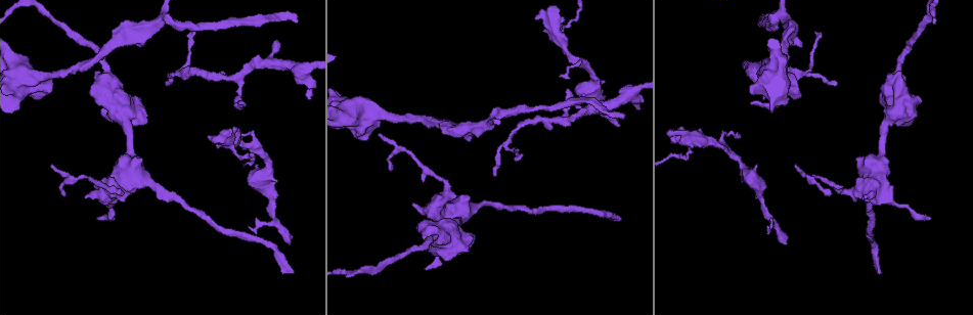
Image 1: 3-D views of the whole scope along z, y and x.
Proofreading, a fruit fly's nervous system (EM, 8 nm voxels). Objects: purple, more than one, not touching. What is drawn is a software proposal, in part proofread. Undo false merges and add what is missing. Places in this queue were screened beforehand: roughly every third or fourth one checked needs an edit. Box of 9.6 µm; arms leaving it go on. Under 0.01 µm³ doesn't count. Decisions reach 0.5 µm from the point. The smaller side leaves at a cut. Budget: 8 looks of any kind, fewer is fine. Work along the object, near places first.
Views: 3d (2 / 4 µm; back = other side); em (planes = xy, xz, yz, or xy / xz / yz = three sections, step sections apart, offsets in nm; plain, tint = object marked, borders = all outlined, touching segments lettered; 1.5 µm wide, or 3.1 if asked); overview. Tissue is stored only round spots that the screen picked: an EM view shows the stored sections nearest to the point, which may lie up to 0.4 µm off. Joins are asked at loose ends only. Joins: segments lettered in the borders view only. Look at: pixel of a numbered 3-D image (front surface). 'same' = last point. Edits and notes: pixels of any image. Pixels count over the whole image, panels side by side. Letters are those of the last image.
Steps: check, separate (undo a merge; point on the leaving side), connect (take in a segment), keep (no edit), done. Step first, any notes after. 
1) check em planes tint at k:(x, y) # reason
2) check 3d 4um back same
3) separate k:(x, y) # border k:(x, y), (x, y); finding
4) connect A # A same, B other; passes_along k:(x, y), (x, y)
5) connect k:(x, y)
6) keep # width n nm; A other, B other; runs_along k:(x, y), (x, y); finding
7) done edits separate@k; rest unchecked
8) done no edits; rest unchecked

check 3d 2um at 1:(398, 146) # sharp bend

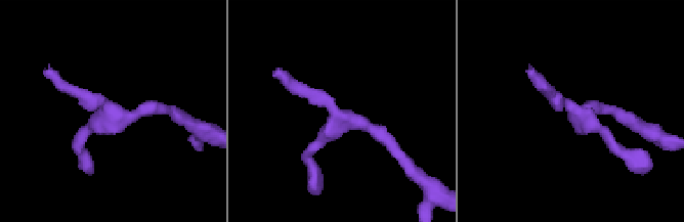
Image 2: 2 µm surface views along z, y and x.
check em xy step 8 tint at 2:(344, 119)

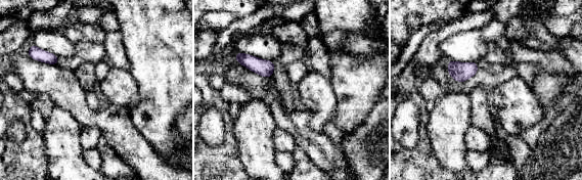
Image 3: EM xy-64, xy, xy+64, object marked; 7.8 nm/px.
check em planes borders same # cut it another way

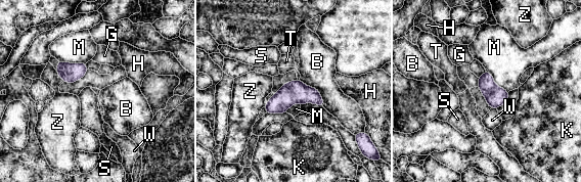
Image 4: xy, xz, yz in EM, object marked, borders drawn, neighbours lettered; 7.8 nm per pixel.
keep # B other, G other, H other, K other, M other, S other, T other, W other, Z other; continuous, no second cell

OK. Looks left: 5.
check em planes borders at 1:(617, 125) # tapers out

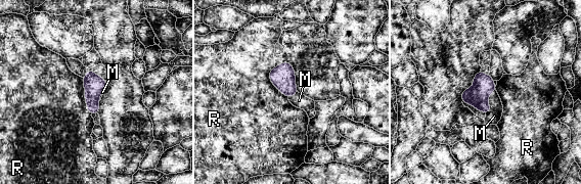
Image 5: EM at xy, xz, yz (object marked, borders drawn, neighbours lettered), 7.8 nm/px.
connect 5:(494, 116) # width 160 nm; M same, R other; the cell continues

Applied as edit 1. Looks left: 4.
check overview # redraw

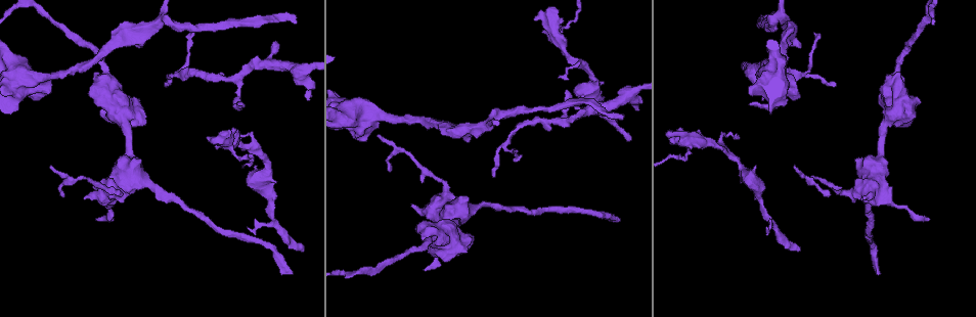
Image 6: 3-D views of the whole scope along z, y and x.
check em planes borders at 6:(292, 274) # thin end

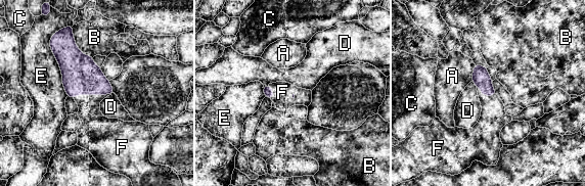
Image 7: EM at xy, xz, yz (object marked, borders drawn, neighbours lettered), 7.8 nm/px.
connect 7:(94, 126) # A other, B other, C other, D other, E other, F same; the cell continues

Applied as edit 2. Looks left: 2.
done edits connect@5, connect@7; rest unchecked

